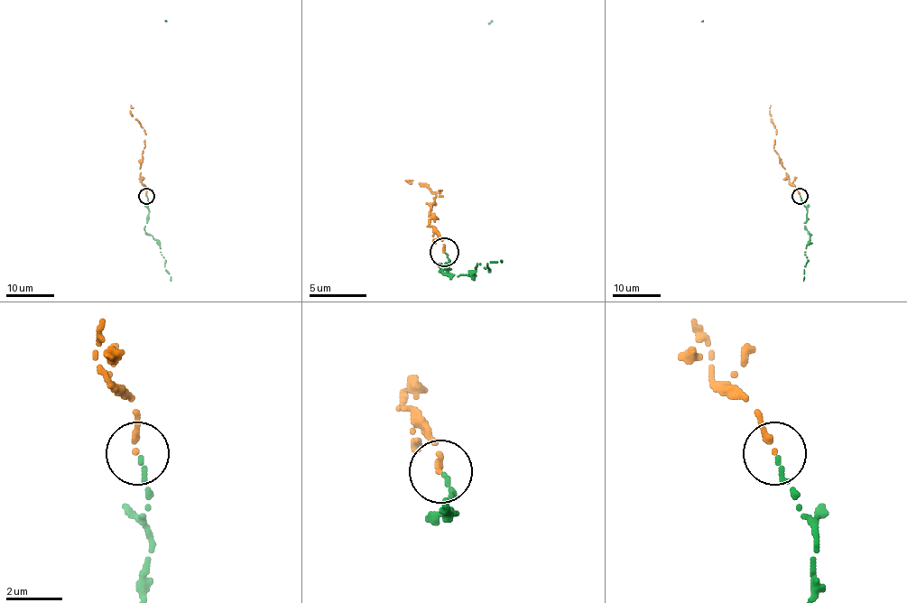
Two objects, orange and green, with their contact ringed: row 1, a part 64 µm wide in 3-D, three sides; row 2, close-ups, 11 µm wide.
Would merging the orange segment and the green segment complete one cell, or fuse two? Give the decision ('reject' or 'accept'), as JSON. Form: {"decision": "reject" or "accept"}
{"decision": "accept"}

